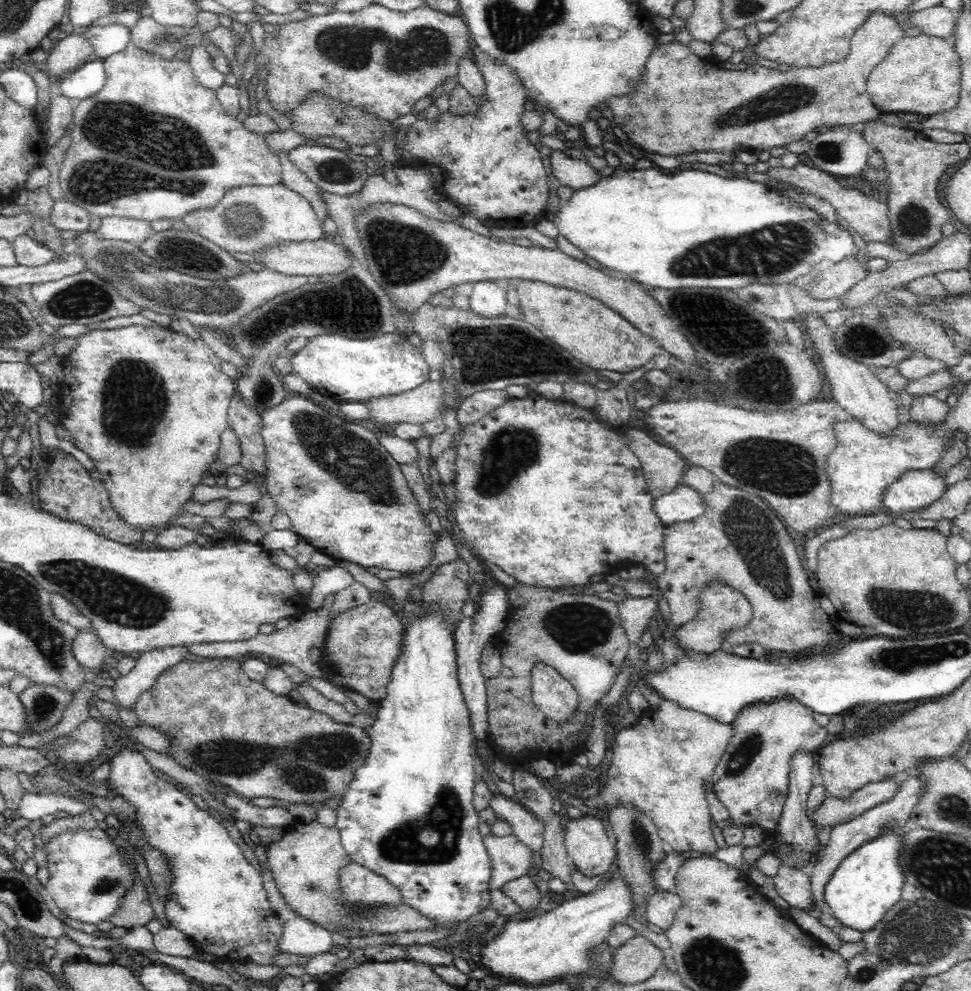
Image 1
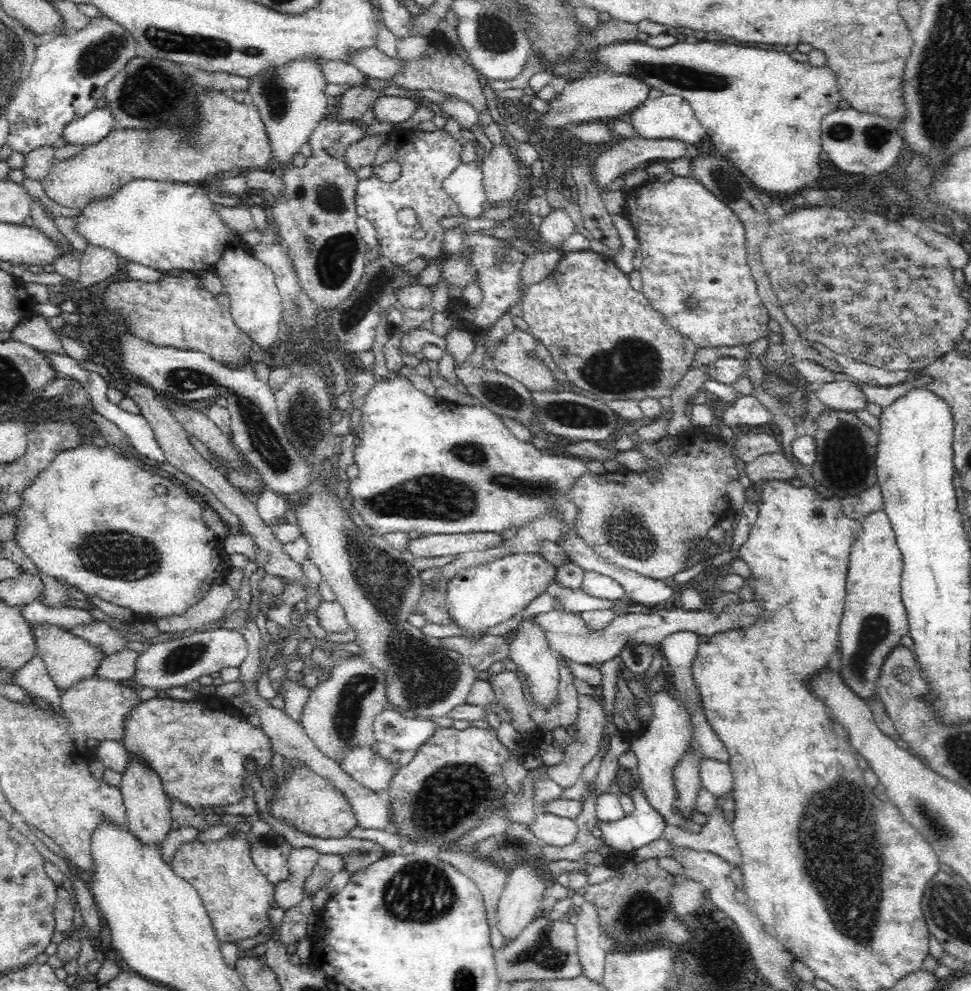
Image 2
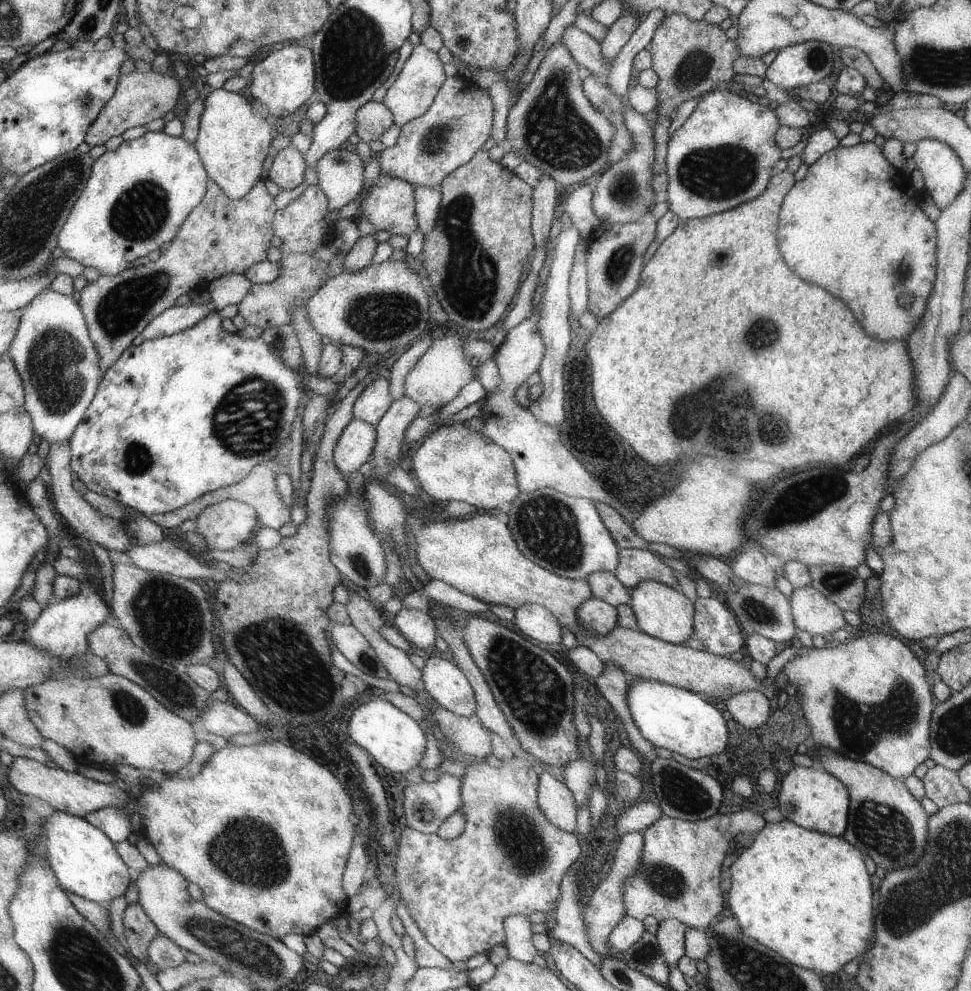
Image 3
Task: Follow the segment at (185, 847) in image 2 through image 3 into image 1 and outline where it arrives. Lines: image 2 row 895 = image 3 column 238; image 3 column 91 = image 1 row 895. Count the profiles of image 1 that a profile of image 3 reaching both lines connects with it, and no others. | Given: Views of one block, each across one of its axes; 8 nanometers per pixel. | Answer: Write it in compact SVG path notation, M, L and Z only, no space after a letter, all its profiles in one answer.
M294 819L284 829L281 840L266 848L268 868L284 900L300 917L325 924L324 929L349 934L349 930L356 927L344 917L346 911L335 902L339 870L351 860L342 846L340 829L336 825L326 826L317 819L311 822Z

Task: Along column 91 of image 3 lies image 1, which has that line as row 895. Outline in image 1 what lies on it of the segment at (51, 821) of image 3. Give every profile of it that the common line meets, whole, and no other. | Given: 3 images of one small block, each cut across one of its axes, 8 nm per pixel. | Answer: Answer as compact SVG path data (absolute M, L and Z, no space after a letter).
M900 834L880 836L878 840L858 848L846 857L832 873L823 888L823 902L841 928L860 932L863 936L884 919L886 912L900 900L903 886L901 872L897 869L895 856L899 847Z

